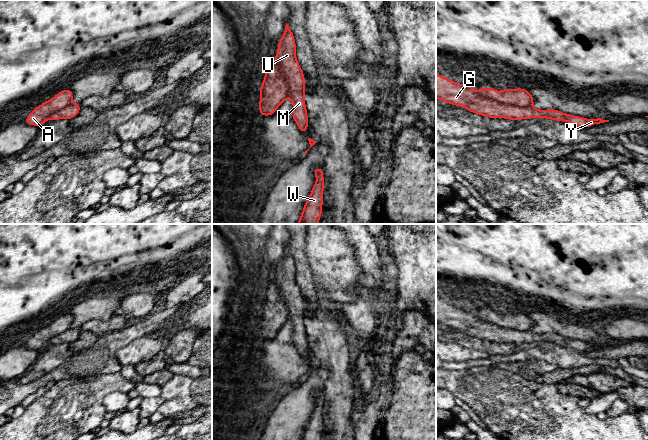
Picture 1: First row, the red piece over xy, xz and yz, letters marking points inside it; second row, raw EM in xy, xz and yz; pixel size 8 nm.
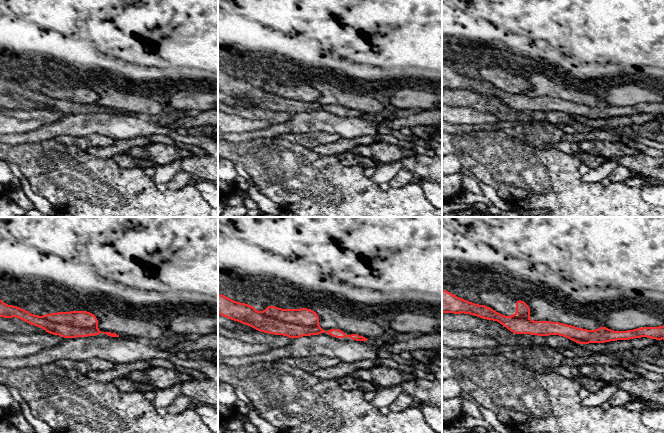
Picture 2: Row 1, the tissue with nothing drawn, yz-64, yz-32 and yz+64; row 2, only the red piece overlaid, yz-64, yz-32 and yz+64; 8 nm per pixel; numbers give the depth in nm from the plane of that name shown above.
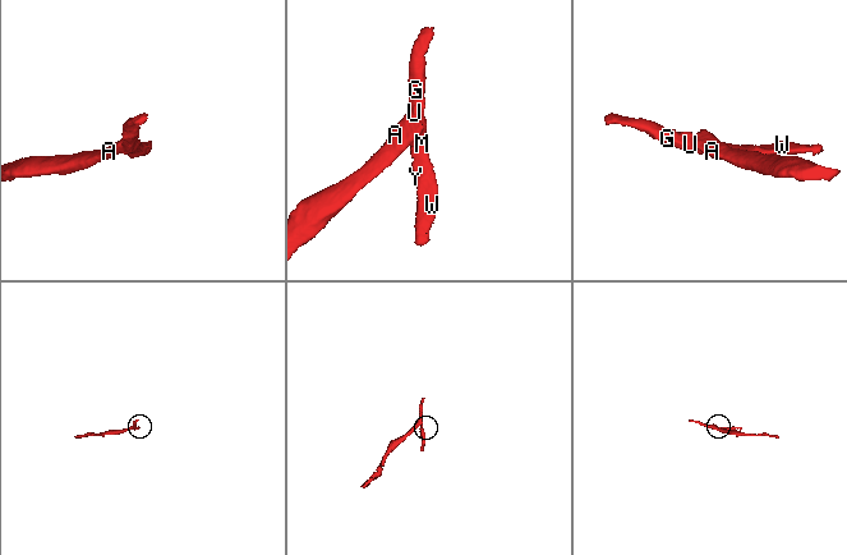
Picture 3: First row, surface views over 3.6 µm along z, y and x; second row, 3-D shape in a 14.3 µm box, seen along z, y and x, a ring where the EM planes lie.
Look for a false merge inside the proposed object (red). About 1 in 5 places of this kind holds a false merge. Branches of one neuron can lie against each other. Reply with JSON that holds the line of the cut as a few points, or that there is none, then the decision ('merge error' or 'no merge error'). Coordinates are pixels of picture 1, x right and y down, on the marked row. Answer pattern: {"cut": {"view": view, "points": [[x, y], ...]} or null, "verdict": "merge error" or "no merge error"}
{"cut": {"view": "yz", "points": [[479, 91], [501, 102], [519, 106], [532, 106]]}, "verdict": "merge error"}

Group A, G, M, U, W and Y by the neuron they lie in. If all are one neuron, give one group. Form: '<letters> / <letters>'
A / G M U W Y

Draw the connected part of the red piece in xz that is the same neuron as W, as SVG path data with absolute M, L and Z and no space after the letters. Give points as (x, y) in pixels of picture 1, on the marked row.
M320 167L313 169L316 182L304 204L300 219L297 224L318 224L322 215L324 175Z

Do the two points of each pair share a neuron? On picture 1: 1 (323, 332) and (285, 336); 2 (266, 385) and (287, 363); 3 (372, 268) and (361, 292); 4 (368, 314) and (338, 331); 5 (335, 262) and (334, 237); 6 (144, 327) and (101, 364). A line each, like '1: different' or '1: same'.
1: different
2: same
3: different
4: different
5: same
6: same

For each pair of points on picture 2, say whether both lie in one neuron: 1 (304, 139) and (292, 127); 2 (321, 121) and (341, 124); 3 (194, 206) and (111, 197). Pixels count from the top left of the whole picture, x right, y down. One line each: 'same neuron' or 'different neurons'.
1: different neurons
2: same neuron
3: same neuron

